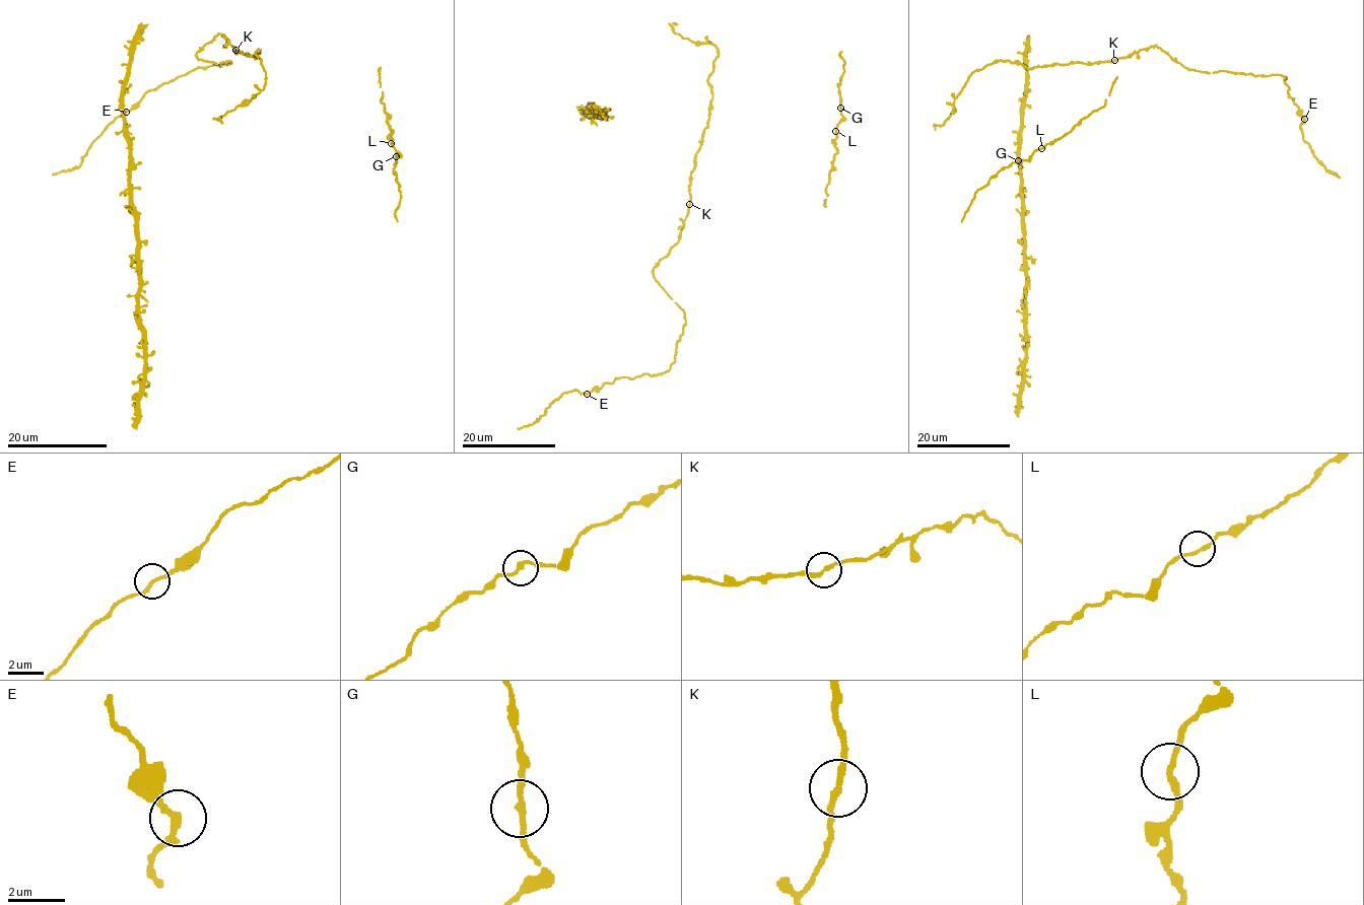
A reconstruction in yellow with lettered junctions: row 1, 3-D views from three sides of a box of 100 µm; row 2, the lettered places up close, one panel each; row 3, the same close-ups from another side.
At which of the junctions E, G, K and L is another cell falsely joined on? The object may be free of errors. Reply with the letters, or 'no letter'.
no letter

